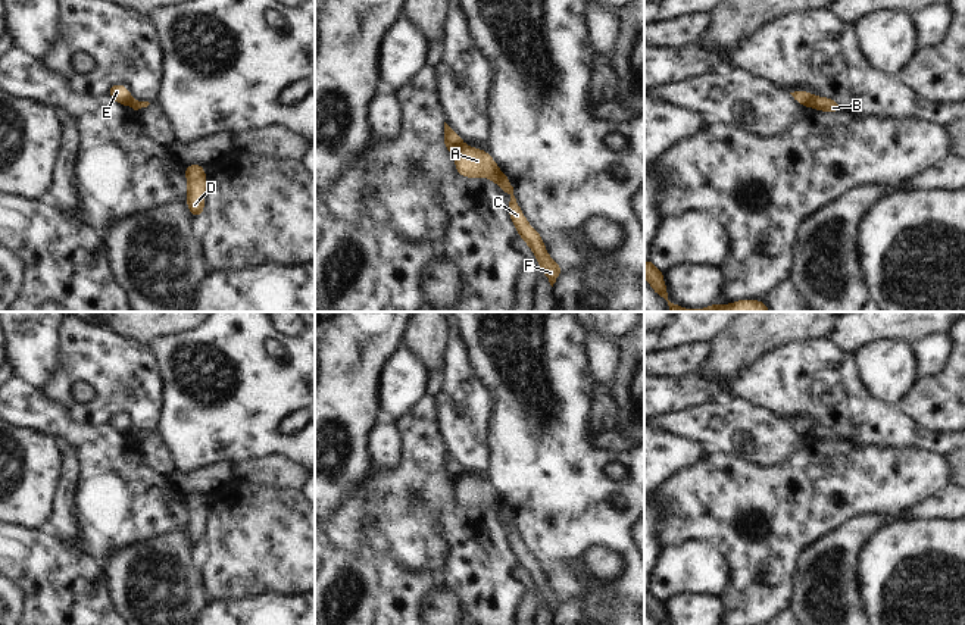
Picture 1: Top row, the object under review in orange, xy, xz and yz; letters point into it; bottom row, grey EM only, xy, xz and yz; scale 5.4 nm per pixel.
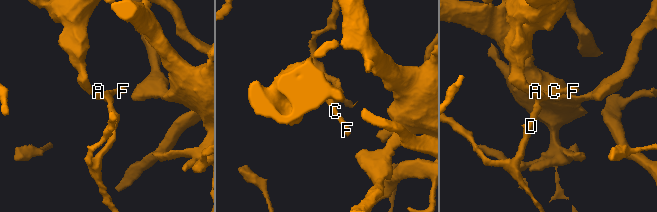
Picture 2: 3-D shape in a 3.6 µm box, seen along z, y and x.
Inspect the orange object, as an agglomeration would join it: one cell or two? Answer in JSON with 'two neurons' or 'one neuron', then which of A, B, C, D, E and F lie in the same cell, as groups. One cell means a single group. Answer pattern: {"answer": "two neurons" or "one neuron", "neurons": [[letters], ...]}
{"answer": "two neurons", "neurons": [["A", "B", "C", "D", "F"], ["E"]]}

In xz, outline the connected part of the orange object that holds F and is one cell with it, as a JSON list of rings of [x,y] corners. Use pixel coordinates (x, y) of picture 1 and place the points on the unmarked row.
[[[463,474],[455,484],[455,497],[459,506],[475,509],[485,506],[496,512],[503,522],[510,525],[508,531],[510,550],[519,566],[528,574],[537,587],[537,593],[553,616],[563,597],[549,585],[541,565],[525,549],[525,544],[513,525],[510,509],[499,499],[496,490],[487,482],[487,479],[482,481],[478,476],[468,476]]]

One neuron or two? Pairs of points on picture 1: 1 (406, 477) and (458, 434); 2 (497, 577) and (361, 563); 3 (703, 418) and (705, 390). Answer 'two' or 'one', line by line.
1: two
2: one
3: two

